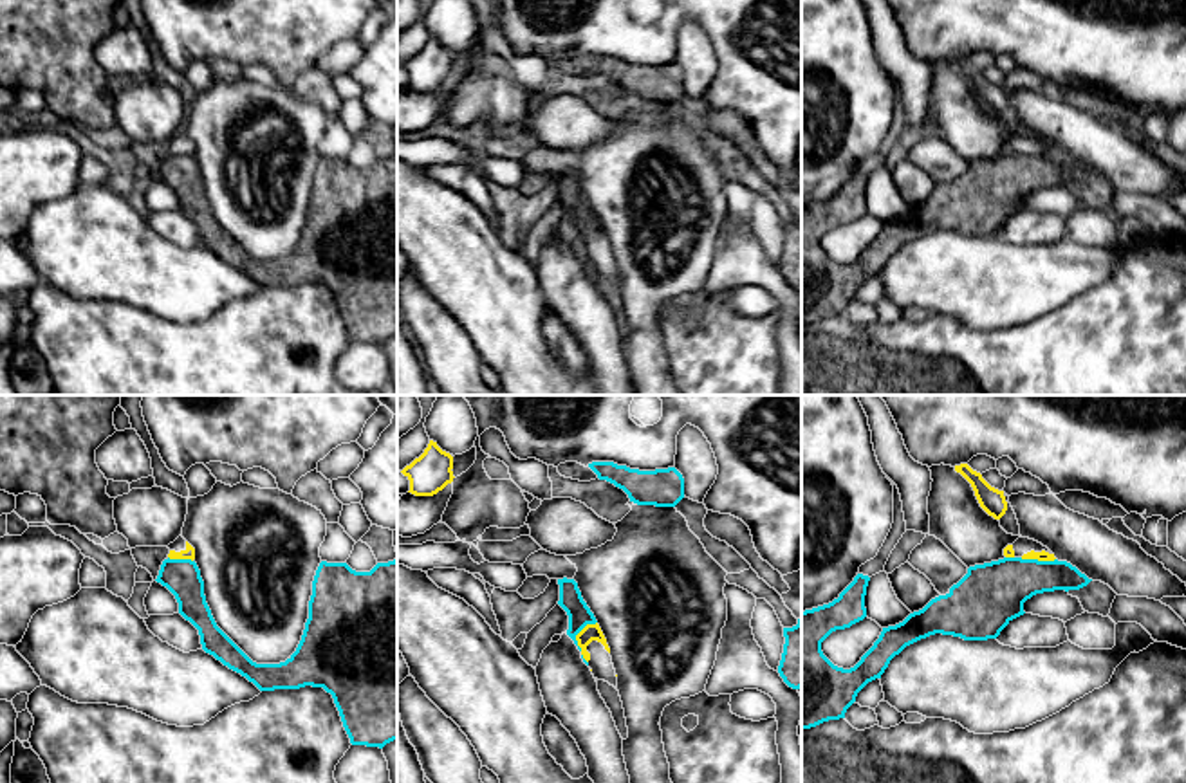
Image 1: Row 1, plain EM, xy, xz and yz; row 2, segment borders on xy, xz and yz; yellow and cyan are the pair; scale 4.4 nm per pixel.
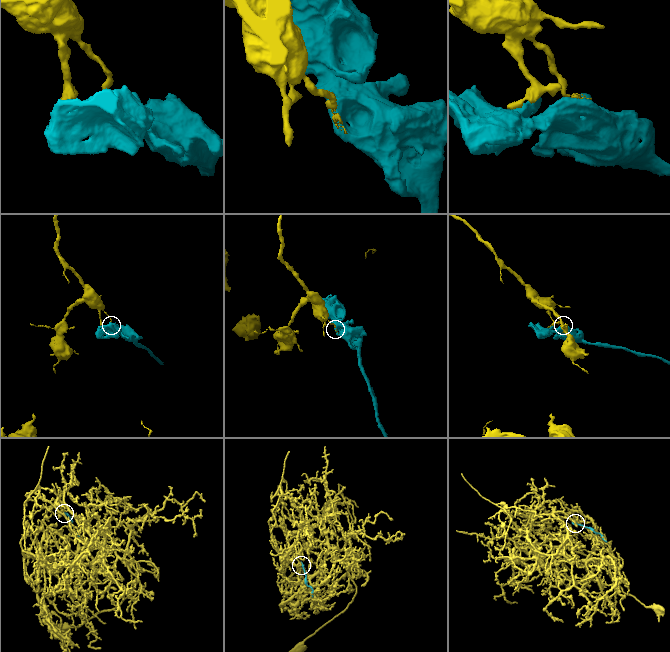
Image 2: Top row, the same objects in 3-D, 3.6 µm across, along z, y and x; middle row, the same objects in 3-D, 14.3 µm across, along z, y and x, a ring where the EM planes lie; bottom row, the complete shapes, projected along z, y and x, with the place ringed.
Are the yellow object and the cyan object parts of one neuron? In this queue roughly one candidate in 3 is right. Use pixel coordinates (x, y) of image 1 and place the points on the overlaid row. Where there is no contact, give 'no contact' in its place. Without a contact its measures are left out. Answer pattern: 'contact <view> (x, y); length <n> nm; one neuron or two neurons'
contact xz (578, 634); length 150 nm; two neurons

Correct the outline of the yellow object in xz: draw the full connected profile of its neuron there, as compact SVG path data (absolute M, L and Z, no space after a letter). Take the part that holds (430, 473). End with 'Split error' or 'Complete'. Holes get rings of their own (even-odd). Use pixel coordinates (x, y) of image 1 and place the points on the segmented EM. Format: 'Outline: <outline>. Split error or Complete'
Outline: M430 440L424 453L401 473L410 480L415 496L433 496L453 482L453 456Z. Complete

